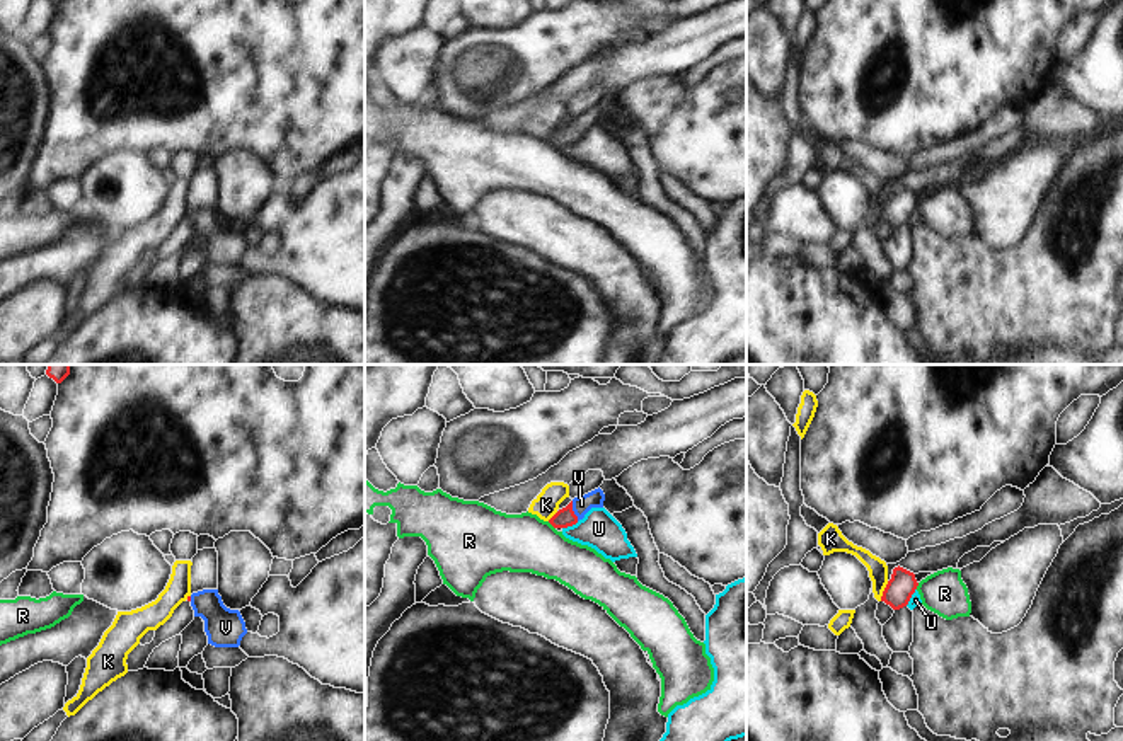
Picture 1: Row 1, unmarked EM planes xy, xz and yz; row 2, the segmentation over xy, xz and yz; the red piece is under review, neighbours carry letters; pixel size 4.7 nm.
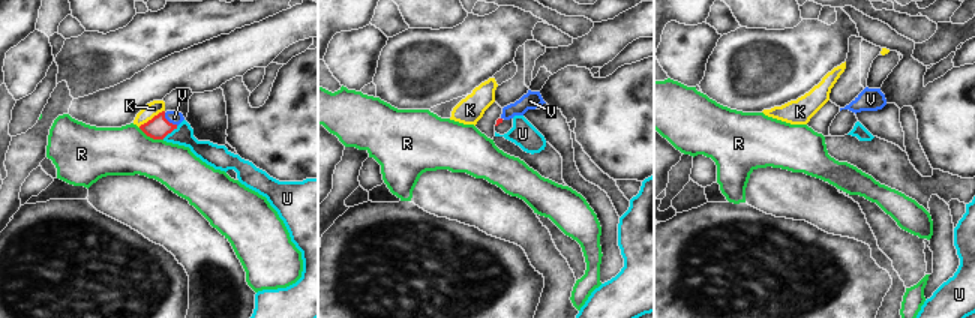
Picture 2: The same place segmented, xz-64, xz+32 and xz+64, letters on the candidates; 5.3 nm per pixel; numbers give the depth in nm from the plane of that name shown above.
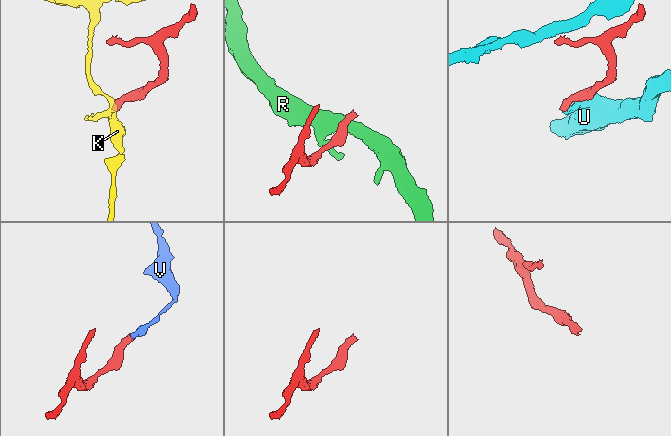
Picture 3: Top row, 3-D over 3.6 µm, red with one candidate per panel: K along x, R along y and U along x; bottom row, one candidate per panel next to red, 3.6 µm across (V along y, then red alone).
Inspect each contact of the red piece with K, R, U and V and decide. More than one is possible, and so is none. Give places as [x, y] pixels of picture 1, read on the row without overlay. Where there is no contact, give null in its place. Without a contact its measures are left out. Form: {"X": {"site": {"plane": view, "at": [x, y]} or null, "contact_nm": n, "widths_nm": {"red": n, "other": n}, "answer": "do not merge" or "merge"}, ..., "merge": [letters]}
{"K": {"site": {"plane": "yz", "at": [883, 210]}, "contact_nm": 100, "widths_nm": {"red": 130, "other": 100}, "answer": "do not merge"}, "R": {"site": {"plane": "xz", "at": [551, 142]}, "contact_nm": 50, "widths_nm": {"red": 90, "other": 280}, "answer": "do not merge"}, "U": {"site": {"plane": "xz", "at": [570, 143]}, "contact_nm": 90, "widths_nm": {"red": 90, "other": 180}, "answer": "do not merge"}, "V": {"site": {"plane": "xz", "at": [573, 130]}, "contact_nm": 100, "widths_nm": {"red": 90, "other": 80}, "answer": "merge"}, "merge": ["V"]}

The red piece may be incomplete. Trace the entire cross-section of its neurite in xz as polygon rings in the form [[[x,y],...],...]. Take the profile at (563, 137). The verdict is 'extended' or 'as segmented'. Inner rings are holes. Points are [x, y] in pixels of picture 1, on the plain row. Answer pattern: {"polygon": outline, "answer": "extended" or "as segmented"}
{"polygon": [[[598,106],[581,116],[574,116],[566,126],[559,128],[549,141],[554,146],[567,146],[576,143],[591,126],[603,126],[605,112]]], "answer": "extended"}

